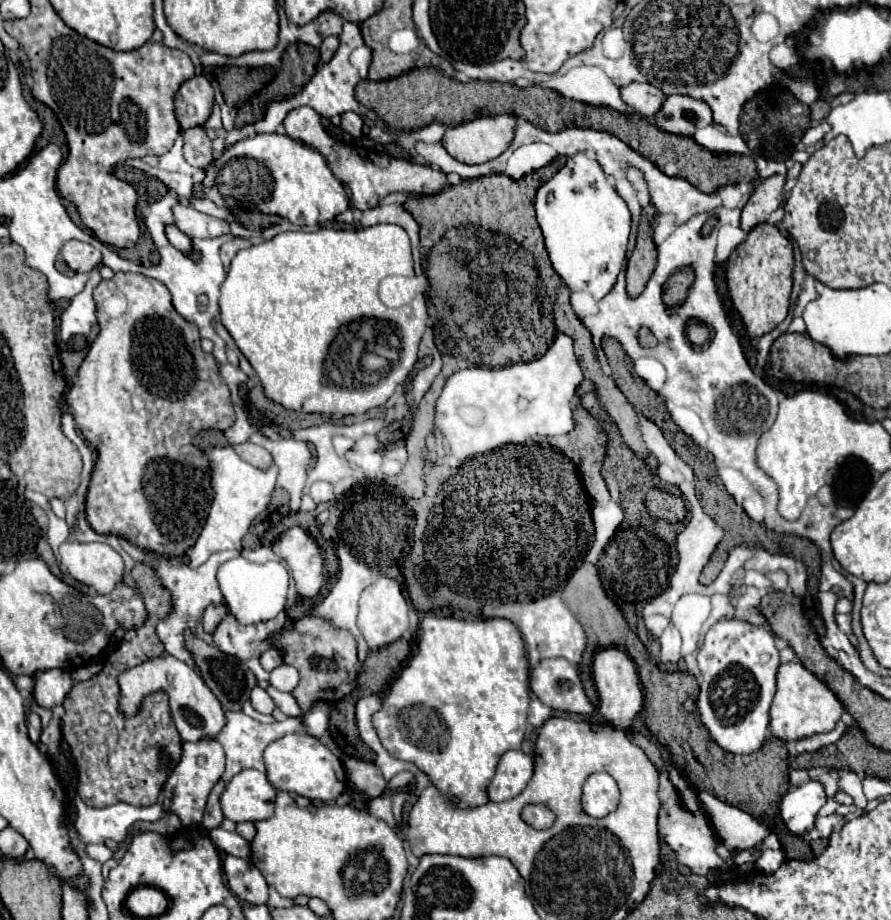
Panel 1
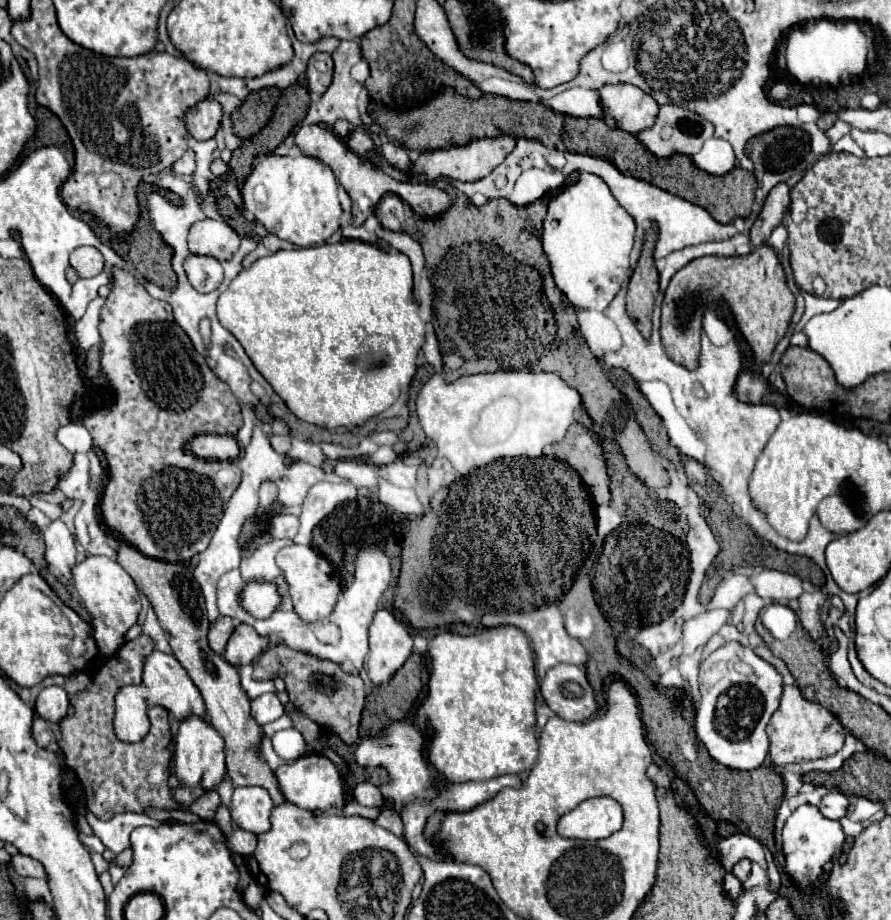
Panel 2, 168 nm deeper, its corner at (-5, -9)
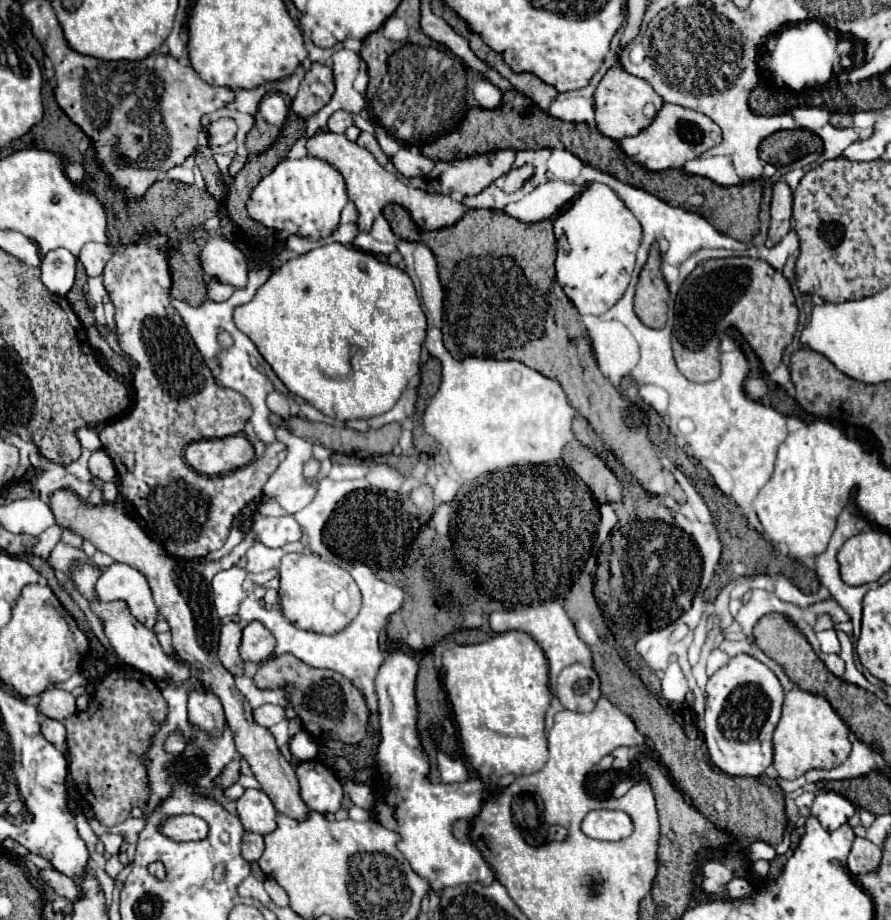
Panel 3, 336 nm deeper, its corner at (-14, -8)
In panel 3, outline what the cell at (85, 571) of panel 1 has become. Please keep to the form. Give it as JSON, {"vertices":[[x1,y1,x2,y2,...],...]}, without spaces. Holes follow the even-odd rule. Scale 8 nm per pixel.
{"vertices":[[118,562,104,568,104,574,96,582,96,592,104,602,124,600,138,622,142,622,148,630,154,628,158,608,146,578,138,570]]}

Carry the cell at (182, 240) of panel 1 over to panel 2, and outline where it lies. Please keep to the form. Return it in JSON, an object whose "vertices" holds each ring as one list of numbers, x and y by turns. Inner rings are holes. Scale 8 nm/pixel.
{"vertices":[[189,255,183,263,191,285,199,293,215,291,223,281,221,263,209,255]]}

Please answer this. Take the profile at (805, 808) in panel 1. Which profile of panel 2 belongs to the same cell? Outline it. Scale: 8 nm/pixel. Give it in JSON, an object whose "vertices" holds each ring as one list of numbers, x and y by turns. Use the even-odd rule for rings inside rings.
{"vertices":[[805,803,801,807,797,807,791,817,785,821,783,827,783,853,785,853,785,871,793,877,793,881,805,889,811,891,817,885,819,875,823,873,823,865,831,859,831,855,835,851,841,849,845,841,843,829,839,825,839,821,833,819,825,819,819,811,817,805]]}

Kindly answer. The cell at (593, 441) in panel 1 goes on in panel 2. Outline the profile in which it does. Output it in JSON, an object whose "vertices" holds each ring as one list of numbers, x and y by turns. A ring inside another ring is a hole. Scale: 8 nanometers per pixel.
{"vertices":[[573,423,569,427,569,435,563,441,551,445,551,453,567,461,583,477,597,505,609,505,611,497,605,457,591,429,581,423]]}

